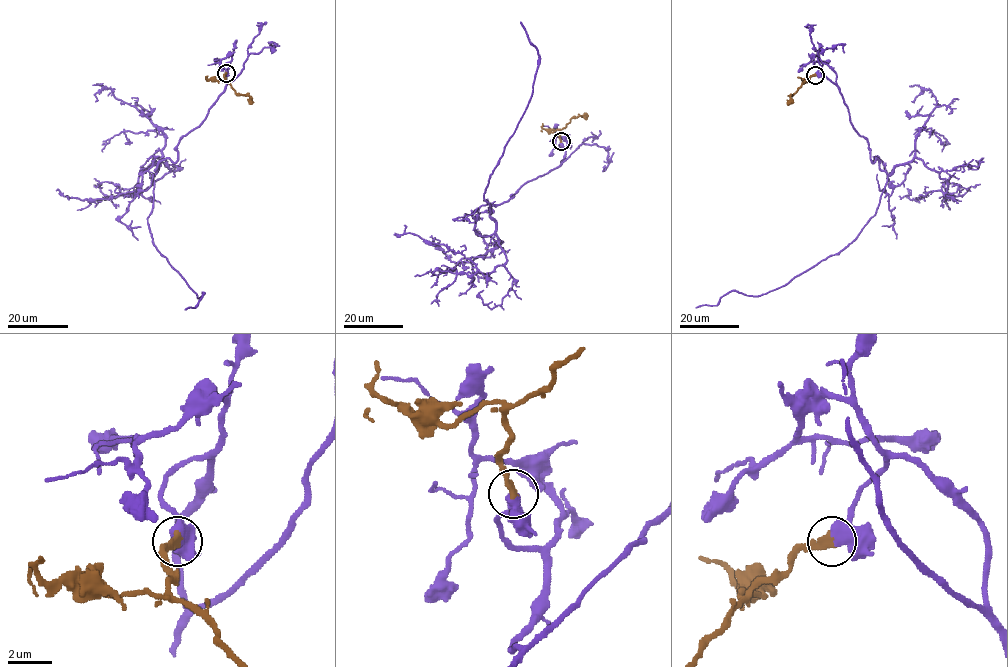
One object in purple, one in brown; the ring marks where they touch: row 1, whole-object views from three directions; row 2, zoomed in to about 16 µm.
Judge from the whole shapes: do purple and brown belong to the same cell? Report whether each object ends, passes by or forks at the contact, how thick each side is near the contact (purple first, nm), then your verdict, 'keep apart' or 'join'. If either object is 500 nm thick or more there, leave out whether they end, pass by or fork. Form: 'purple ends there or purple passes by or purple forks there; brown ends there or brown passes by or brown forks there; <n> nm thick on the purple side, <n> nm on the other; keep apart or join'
purple passes by; brown ends there; 480 nm thick on the purple side, 360 nm on the other; join

